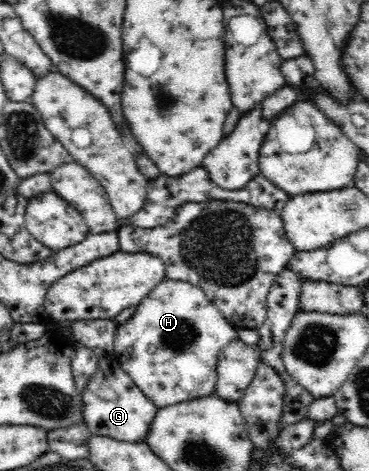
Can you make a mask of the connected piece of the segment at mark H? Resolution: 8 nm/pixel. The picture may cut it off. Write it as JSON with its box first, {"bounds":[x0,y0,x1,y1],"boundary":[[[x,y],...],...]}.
{"bounds":[114,278,238,408],"boundary":[[[165,278],[141,300],[128,320],[118,324],[114,337],[114,352],[121,355],[121,367],[138,388],[158,408],[164,408],[193,401],[197,397],[215,395],[218,378],[216,365],[221,348],[237,338],[238,329],[225,319],[220,309],[213,305],[199,286]]]}

